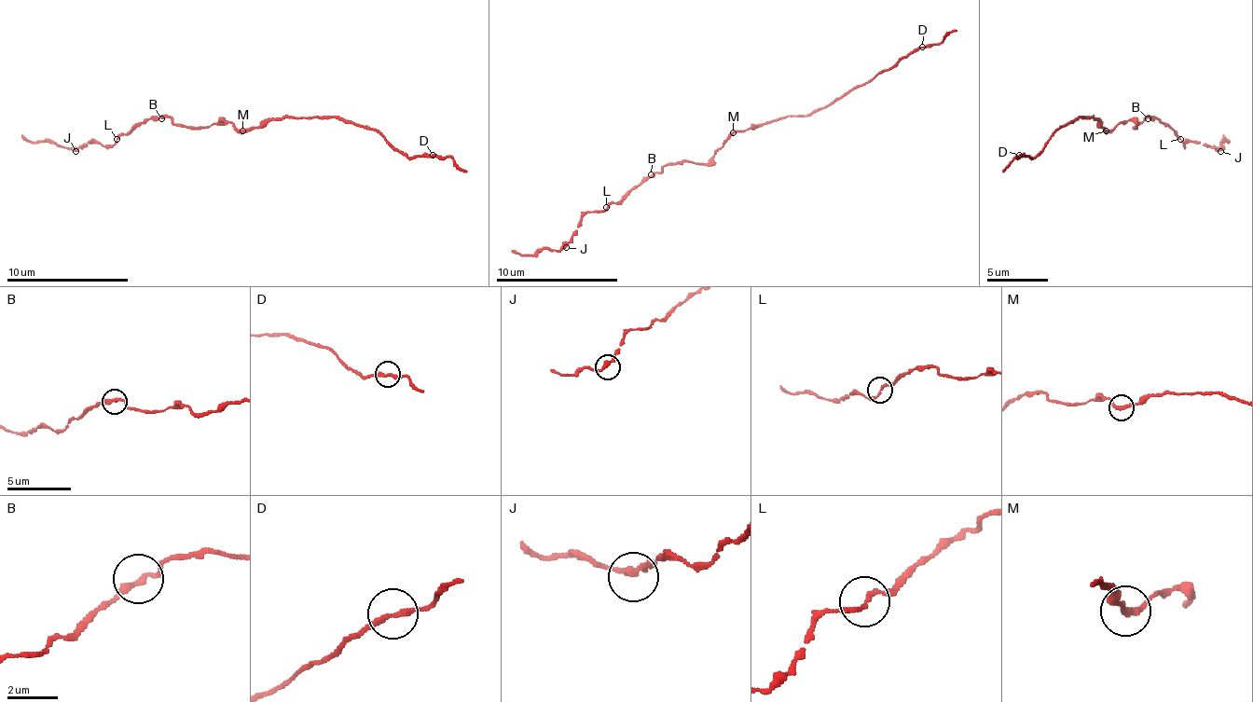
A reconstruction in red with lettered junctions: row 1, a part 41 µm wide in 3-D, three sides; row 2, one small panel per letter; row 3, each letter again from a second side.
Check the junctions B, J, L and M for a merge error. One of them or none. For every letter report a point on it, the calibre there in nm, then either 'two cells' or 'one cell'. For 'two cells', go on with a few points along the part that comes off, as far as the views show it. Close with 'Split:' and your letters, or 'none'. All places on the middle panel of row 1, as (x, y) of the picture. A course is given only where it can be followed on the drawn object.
B: at (651, 174); 260 nm thick; one cell
J: at (566, 247); 240 nm thick; one cell
L: at (606, 207); 160 nm thick; one cell
M: at (733, 132); 240 nm thick; two cells; foreign part runs (734, 131), (773, 119), (809, 116), (864, 86), (898, 61), (941, 43), (956, 31)
Split: M

